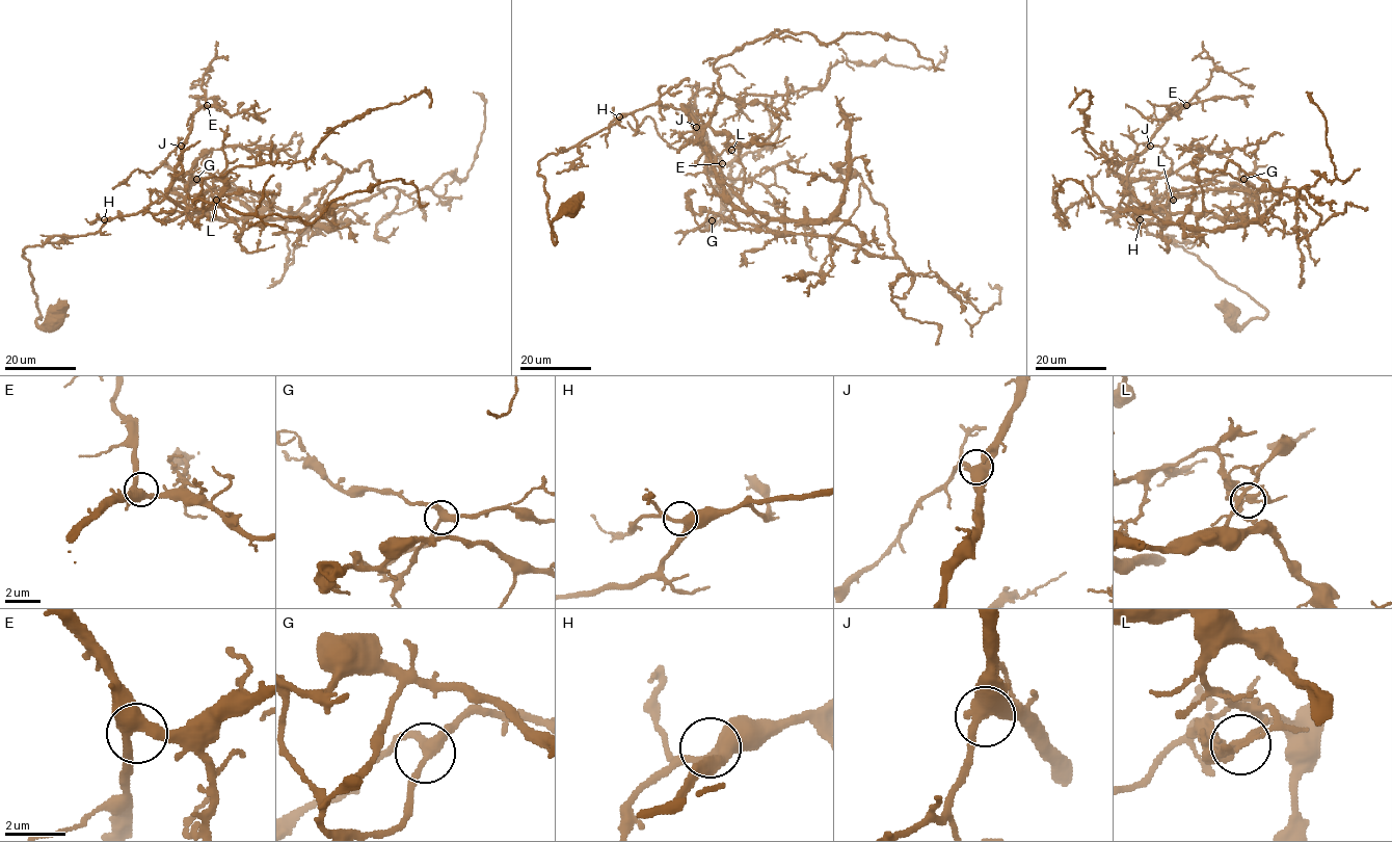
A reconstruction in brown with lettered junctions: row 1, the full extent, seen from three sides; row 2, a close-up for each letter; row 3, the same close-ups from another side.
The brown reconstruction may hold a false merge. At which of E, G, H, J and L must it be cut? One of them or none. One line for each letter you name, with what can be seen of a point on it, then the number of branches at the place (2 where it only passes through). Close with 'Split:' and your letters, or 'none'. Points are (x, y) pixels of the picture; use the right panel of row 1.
L: place (1173, 200); branches 3
Split: L

